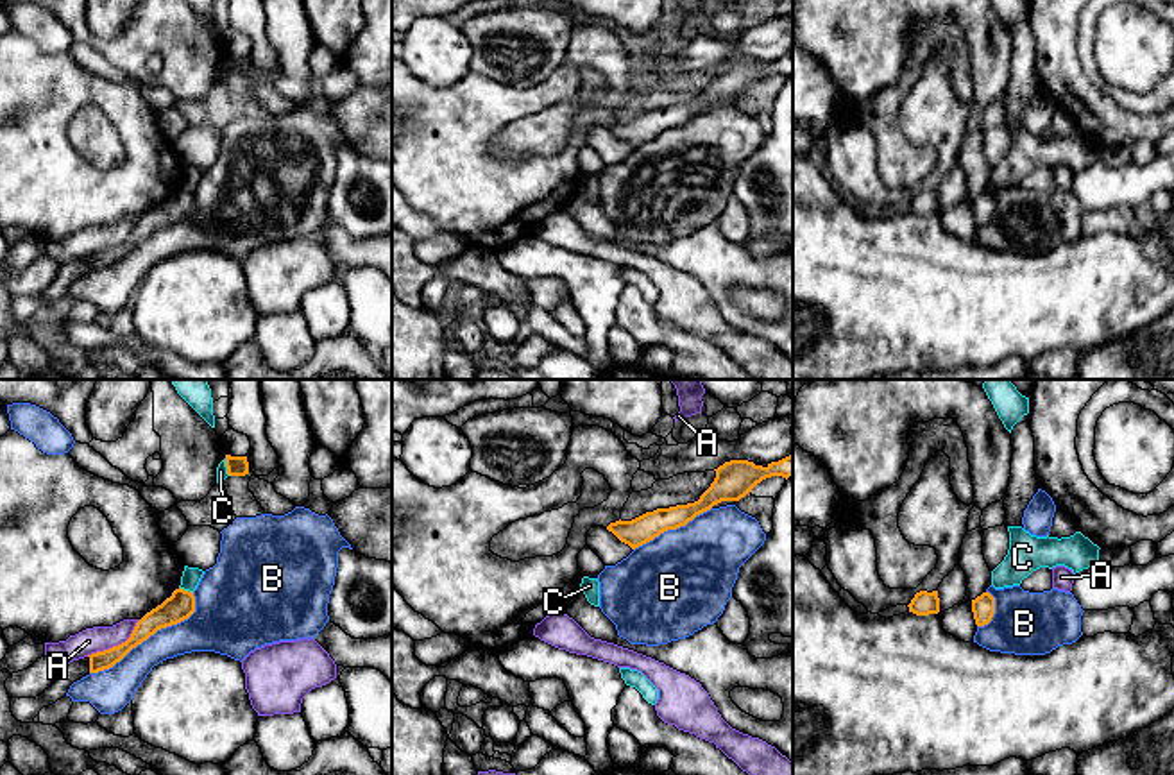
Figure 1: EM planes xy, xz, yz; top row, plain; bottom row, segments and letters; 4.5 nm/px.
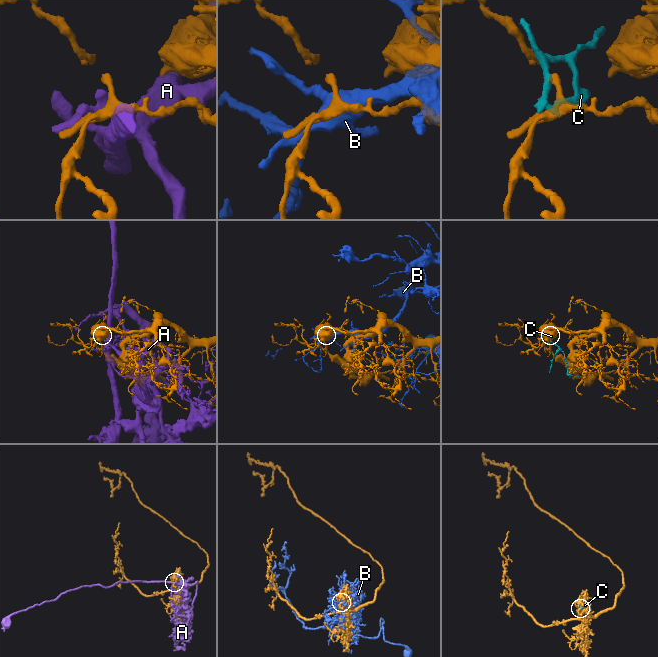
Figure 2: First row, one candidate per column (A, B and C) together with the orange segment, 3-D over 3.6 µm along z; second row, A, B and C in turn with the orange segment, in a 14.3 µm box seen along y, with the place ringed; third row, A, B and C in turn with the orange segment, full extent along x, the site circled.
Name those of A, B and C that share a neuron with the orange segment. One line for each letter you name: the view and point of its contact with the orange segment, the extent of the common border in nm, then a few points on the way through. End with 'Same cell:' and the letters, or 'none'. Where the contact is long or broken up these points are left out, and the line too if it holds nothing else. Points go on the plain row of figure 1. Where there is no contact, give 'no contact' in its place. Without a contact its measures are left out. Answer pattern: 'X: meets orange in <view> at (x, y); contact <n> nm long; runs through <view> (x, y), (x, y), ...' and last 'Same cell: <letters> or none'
Same cell: none

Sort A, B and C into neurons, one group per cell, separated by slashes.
A / B / C

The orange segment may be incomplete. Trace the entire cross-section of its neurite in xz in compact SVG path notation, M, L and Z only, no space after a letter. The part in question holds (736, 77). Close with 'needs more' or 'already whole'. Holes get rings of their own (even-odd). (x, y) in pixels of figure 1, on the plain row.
M793 54L778 61L771 61L766 66L755 64L748 59L730 59L714 70L714 81L698 100L669 107L657 107L632 120L619 118L610 122L607 129L612 131L621 141L635 149L668 129L685 125L696 115L710 109L721 100L739 100L766 77L782 75L787 79L793 75Z; already whole

